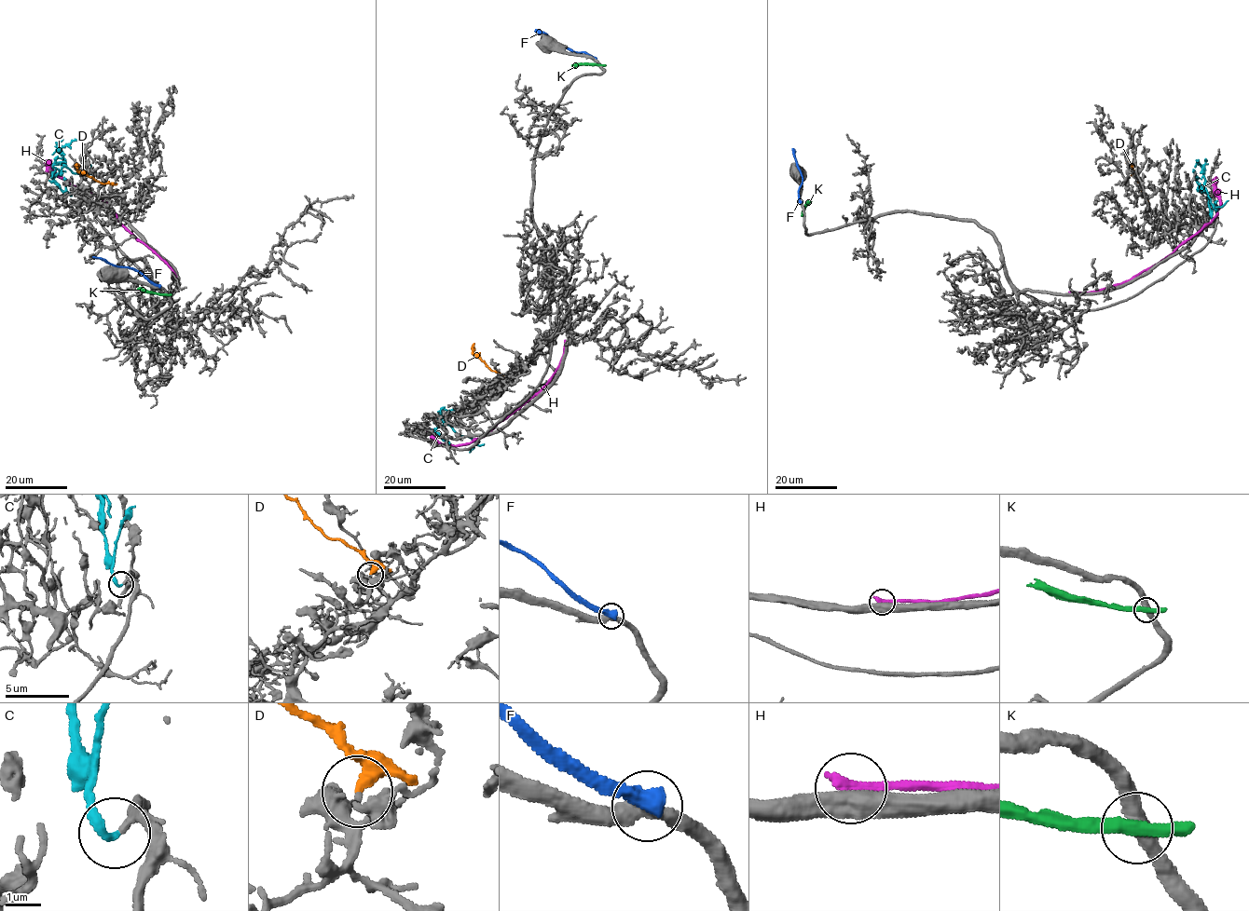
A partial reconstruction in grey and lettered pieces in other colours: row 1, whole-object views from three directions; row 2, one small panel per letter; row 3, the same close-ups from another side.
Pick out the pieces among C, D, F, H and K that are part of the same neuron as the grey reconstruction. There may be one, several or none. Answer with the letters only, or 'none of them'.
C

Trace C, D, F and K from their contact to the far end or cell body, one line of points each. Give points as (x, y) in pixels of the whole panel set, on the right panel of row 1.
C: (1214, 220), (1204, 185), (1211, 203), (1214, 207), (1222, 207), (1228, 200)
D: (1148, 201), (1135, 173), (1126, 162)
F: (801, 203), (798, 195), (802, 178), (792, 148)
K: (802, 214), (809, 200)

